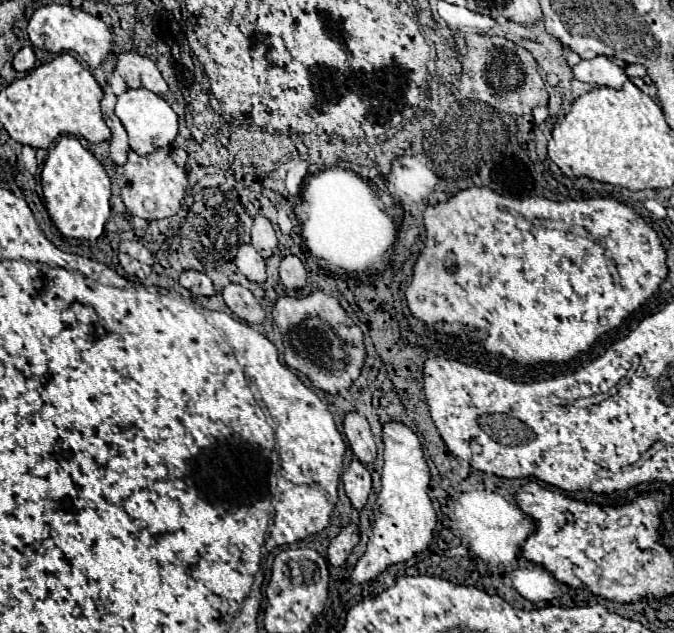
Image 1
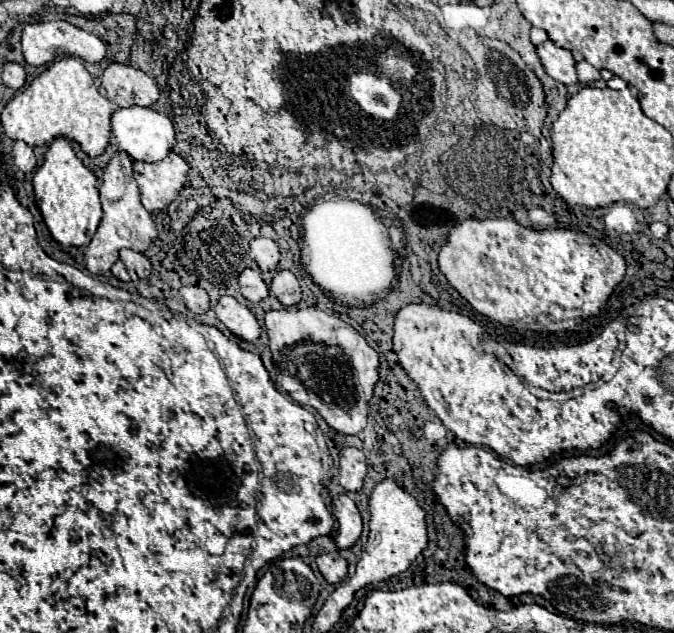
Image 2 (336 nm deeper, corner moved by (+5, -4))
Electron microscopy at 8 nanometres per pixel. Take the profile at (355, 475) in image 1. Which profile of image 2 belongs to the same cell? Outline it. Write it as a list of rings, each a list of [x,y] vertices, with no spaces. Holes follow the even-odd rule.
[[[340,494],[332,502],[332,510],[334,510],[334,516],[338,520],[338,534],[336,534],[334,542],[340,550],[346,550],[346,548],[354,546],[354,542],[362,534],[360,512],[358,512],[356,504],[346,494]]]

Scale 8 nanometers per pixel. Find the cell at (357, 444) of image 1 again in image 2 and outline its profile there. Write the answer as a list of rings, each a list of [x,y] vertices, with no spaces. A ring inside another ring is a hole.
[[[344,448],[340,452],[340,486],[348,492],[362,488],[366,476],[366,456],[358,448]]]

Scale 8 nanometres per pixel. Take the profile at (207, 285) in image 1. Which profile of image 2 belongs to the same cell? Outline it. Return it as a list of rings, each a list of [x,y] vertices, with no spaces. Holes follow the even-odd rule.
[[[184,286],[180,288],[180,298],[186,304],[186,308],[194,314],[206,314],[210,310],[210,300],[204,288],[200,286]]]

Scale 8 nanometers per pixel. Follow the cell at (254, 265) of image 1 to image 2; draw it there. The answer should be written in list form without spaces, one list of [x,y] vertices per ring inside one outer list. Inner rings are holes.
[[[246,268],[240,272],[238,276],[238,284],[240,284],[240,292],[246,300],[250,300],[252,304],[262,302],[264,298],[268,298],[268,288],[264,284],[264,280],[260,278],[260,272]]]

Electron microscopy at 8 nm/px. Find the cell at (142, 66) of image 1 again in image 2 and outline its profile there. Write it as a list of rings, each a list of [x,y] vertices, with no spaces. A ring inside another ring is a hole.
[[[116,62],[104,70],[100,94],[104,94],[120,108],[152,106],[160,96],[154,78],[150,78],[138,68]]]

